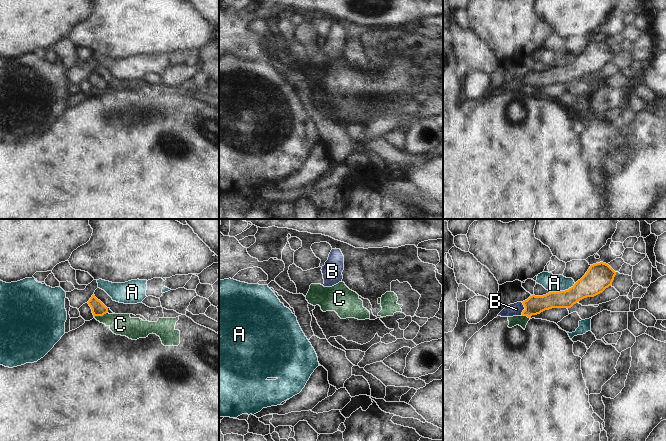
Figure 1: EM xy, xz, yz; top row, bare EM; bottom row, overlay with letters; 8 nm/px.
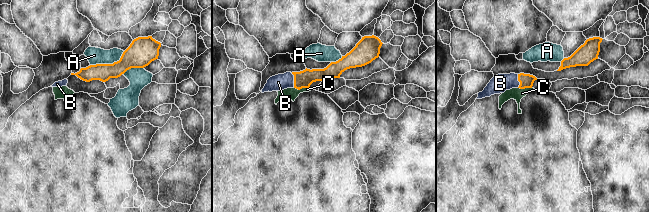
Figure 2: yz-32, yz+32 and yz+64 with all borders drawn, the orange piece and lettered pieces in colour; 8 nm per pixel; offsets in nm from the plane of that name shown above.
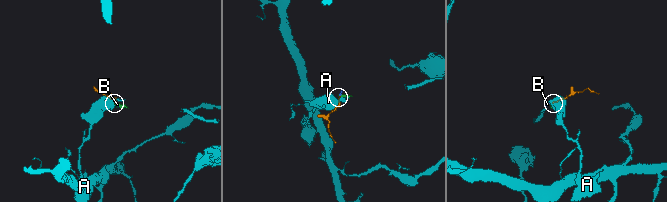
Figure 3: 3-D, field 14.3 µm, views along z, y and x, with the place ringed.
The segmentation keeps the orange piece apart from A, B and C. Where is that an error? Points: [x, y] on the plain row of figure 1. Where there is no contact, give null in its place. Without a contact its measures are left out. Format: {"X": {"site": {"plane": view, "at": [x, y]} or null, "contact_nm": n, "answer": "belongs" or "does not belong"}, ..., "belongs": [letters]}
{"A": {"site": {"plane": "yz", "at": [562, 67]}, "contact_nm": 220, "answer": "does not belong"}, "B": {"site": {"plane": "yz", "at": [525, 84]}, "contact_nm": 100, "answer": "belongs"}, "C": {"site": {"plane": "xy", "at": [100, 91]}, "contact_nm": 120, "answer": "does not belong"}, "belongs": ["B"]}

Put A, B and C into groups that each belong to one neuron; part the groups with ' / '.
A / B / C

